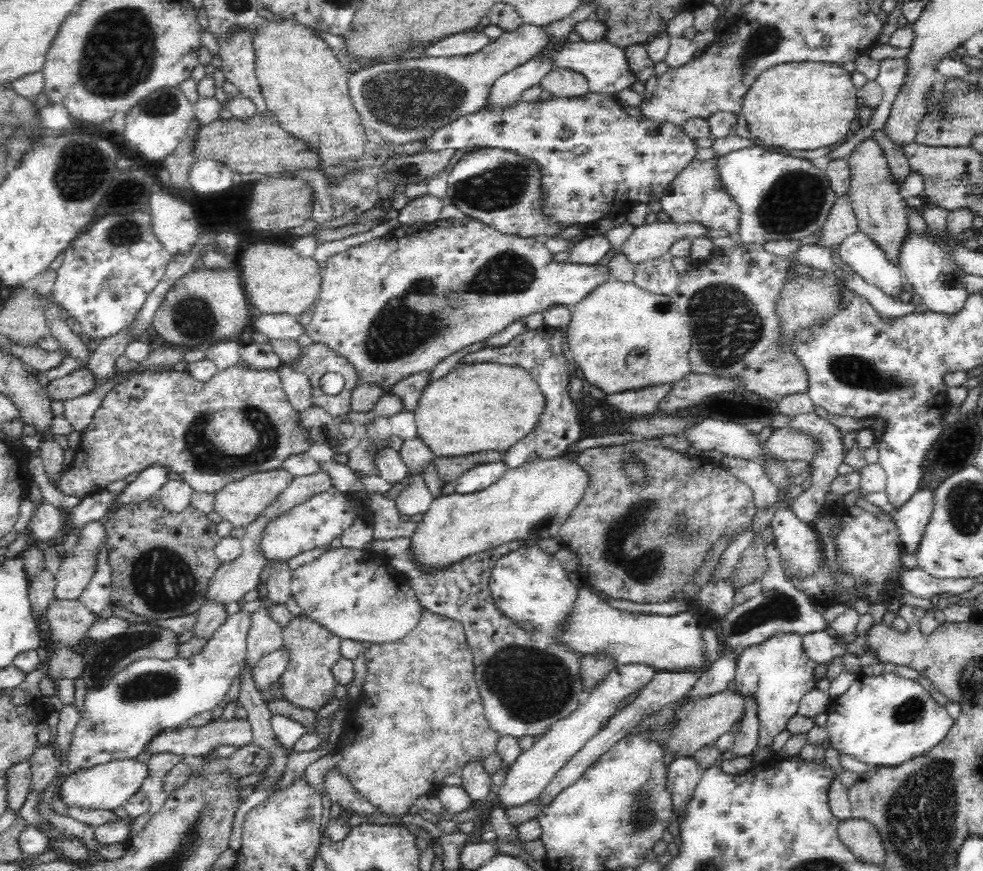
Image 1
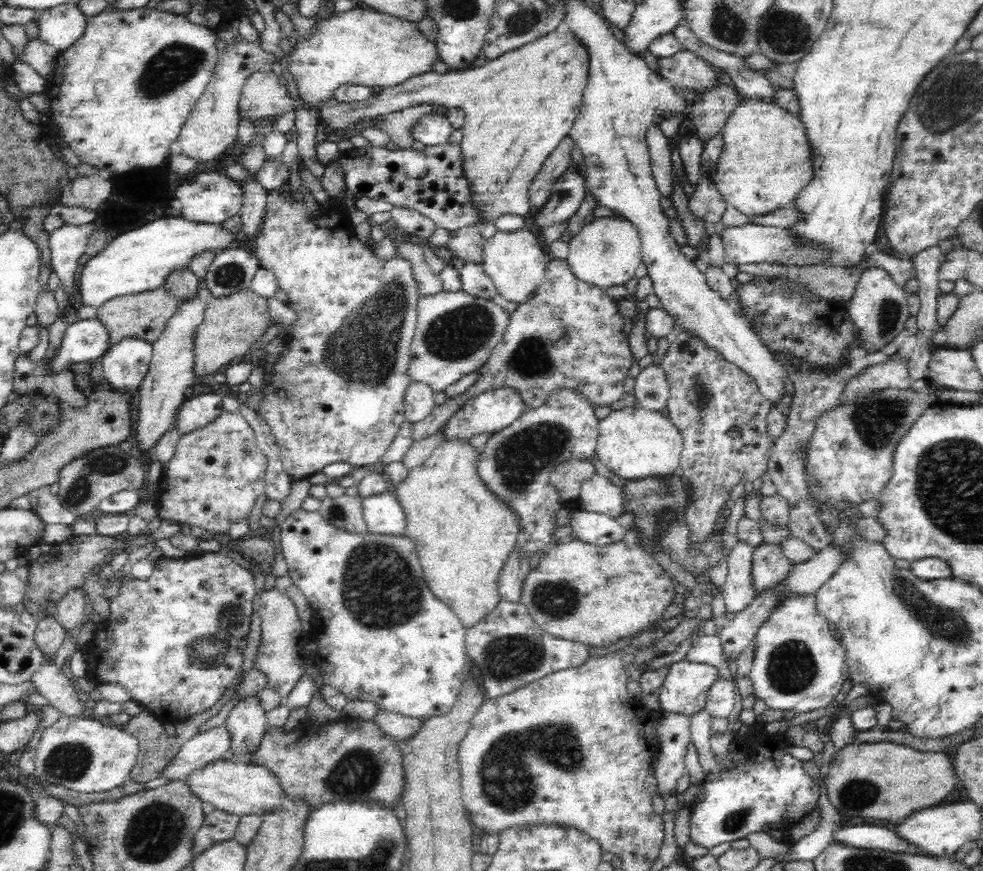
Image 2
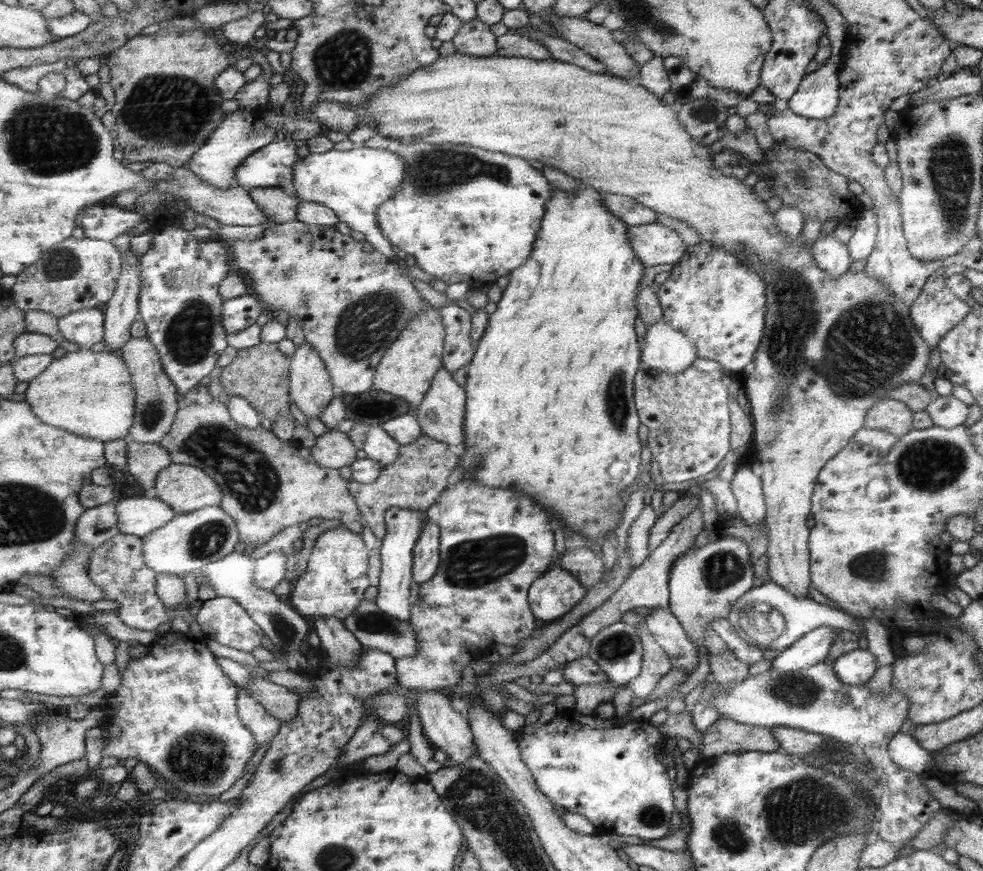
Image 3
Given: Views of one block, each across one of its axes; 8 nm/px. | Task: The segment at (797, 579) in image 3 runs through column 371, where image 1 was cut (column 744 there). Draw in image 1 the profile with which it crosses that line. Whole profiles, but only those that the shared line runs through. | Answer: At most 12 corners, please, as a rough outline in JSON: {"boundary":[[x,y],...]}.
{"boundary":[[782,64],[744,96],[766,148],[832,150],[858,116],[852,74]]}

